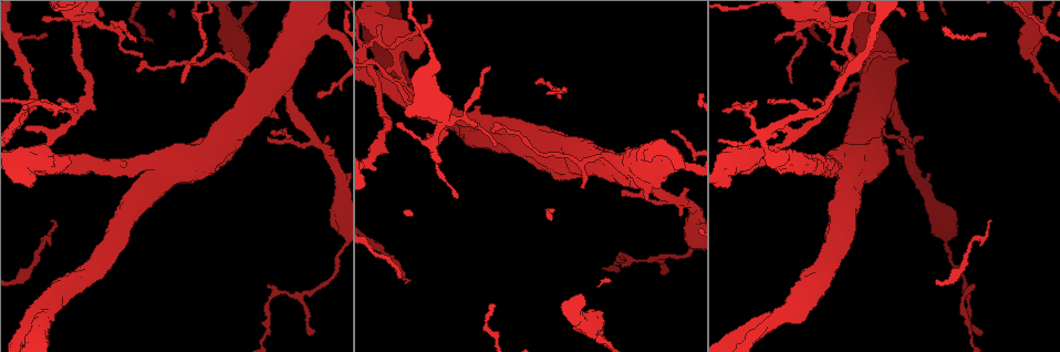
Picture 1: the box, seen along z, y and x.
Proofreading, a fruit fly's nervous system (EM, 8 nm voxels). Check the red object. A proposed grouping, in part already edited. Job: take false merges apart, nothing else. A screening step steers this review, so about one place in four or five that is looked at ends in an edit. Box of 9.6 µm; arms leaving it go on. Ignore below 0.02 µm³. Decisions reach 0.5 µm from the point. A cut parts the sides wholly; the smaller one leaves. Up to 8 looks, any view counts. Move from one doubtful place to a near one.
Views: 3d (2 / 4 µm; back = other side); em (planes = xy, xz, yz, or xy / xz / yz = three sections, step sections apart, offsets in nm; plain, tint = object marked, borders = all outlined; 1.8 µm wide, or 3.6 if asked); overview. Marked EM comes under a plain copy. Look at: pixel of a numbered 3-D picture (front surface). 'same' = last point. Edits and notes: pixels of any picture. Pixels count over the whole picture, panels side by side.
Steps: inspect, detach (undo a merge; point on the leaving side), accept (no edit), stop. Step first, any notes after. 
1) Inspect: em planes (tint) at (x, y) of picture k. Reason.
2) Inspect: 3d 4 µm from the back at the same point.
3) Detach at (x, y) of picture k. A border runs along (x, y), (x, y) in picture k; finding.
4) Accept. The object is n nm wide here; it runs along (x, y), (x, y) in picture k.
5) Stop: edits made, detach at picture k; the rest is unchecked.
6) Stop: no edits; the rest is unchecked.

Inspect: 3d 2 µm at (850, 23) of picture 1. Arms part here.

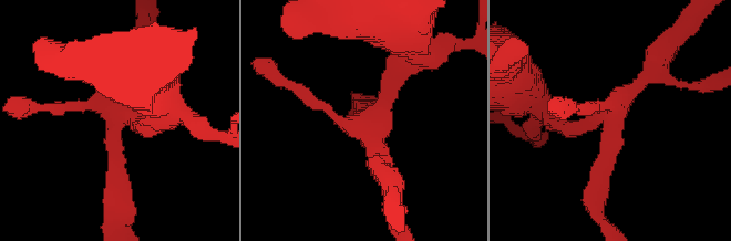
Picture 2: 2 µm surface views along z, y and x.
Inspect: em yz step 8 (tint) at (121, 116) of picture 2. Now the EM.

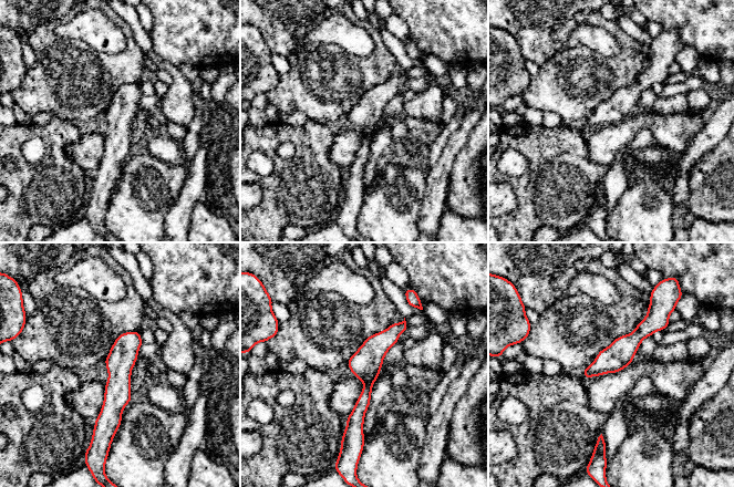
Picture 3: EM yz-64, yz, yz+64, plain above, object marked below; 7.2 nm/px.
Inspect: em planes (tint) at the same point. Cut it another way.

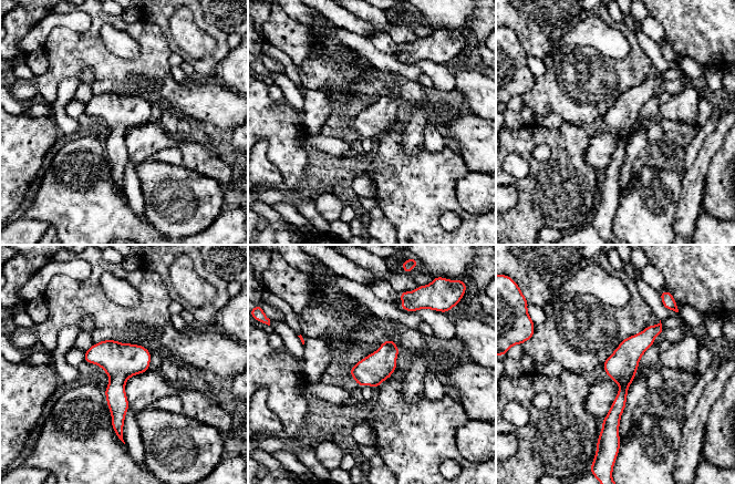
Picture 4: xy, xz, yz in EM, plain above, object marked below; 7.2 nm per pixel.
Accept. It runs along (659, 327), (623, 362), (614, 435) in picture 4; continuous, no second neuron.

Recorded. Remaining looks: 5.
Inspect: 3d 4 µm at (824, 113) of picture 1. Side arm on a straight run.

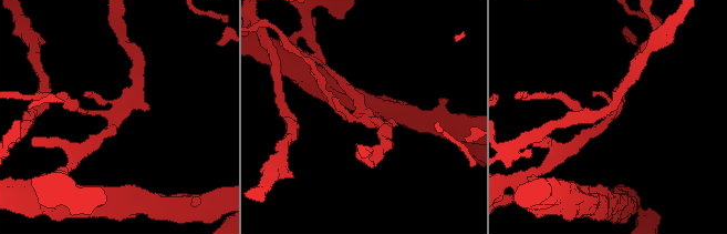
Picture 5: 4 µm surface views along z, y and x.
Inspect: em planes (tint) at (362, 116) of picture 5.

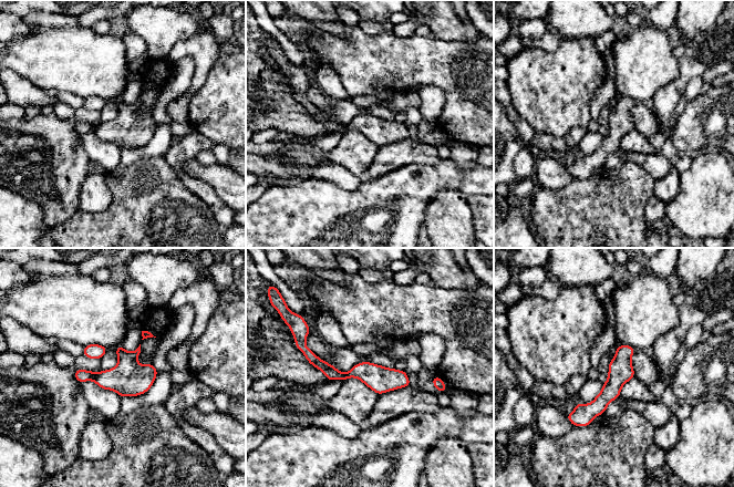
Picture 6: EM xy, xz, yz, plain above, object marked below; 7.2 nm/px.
Accept. The object is 180 nm wide here; it runs along (307, 352), (333, 374), (406, 383) in picture 6; one neuron here.

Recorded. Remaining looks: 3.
Inspect: 3d 4 µm at (518, 136) of picture 1. Thick turns thin.

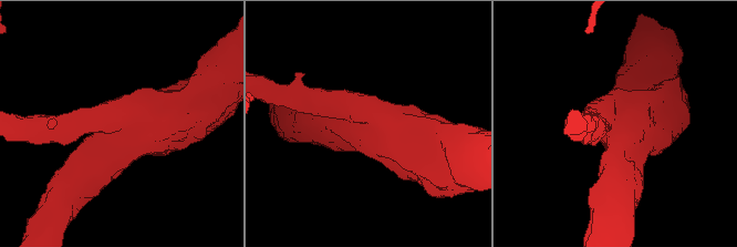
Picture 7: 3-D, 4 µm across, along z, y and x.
Inspect: em 3.6 µm planes (tint) at (126, 124) of picture 7. Need the tissue.

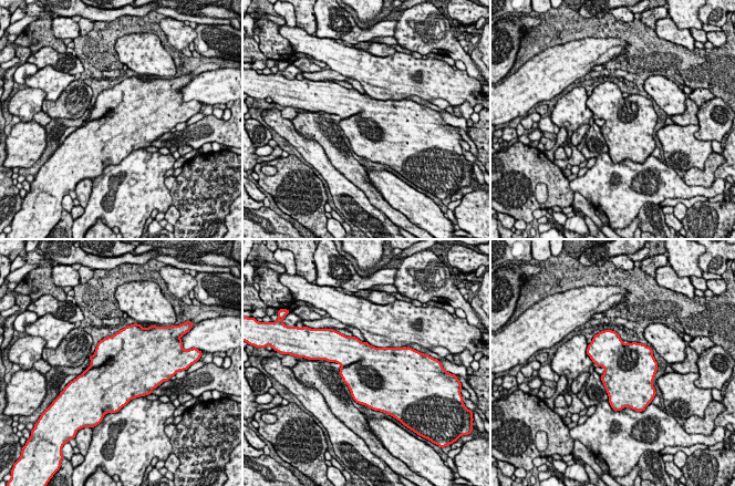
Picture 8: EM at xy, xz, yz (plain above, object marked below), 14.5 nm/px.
Accept. One neuron here.

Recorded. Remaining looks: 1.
Stop: no edits; the rest is unchecked.

